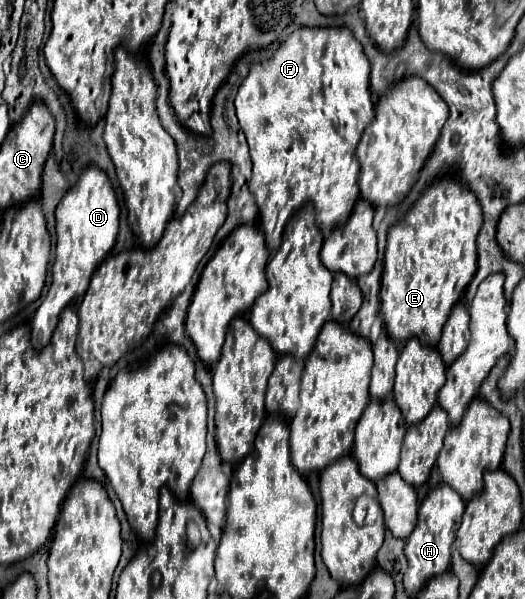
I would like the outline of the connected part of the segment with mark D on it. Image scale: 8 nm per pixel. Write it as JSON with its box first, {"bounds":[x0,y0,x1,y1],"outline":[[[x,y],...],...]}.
{"bounds":[31,166,119,348],"outline":[[[87,166],[75,186],[67,190],[63,200],[55,210],[57,220],[57,248],[55,248],[55,264],[53,264],[53,284],[37,308],[31,324],[31,340],[35,348],[45,348],[49,344],[51,334],[57,326],[57,318],[61,310],[75,298],[83,296],[91,274],[95,272],[97,264],[113,250],[117,230],[119,230],[119,204],[115,190],[107,178],[107,174],[99,166]]]}

